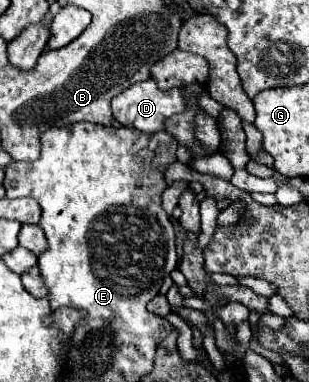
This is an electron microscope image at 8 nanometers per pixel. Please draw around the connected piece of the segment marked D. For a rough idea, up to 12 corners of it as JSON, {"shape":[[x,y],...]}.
{"shape":[[153,79],[111,101],[115,119],[143,133],[165,131],[185,113],[181,89],[161,91]]}

